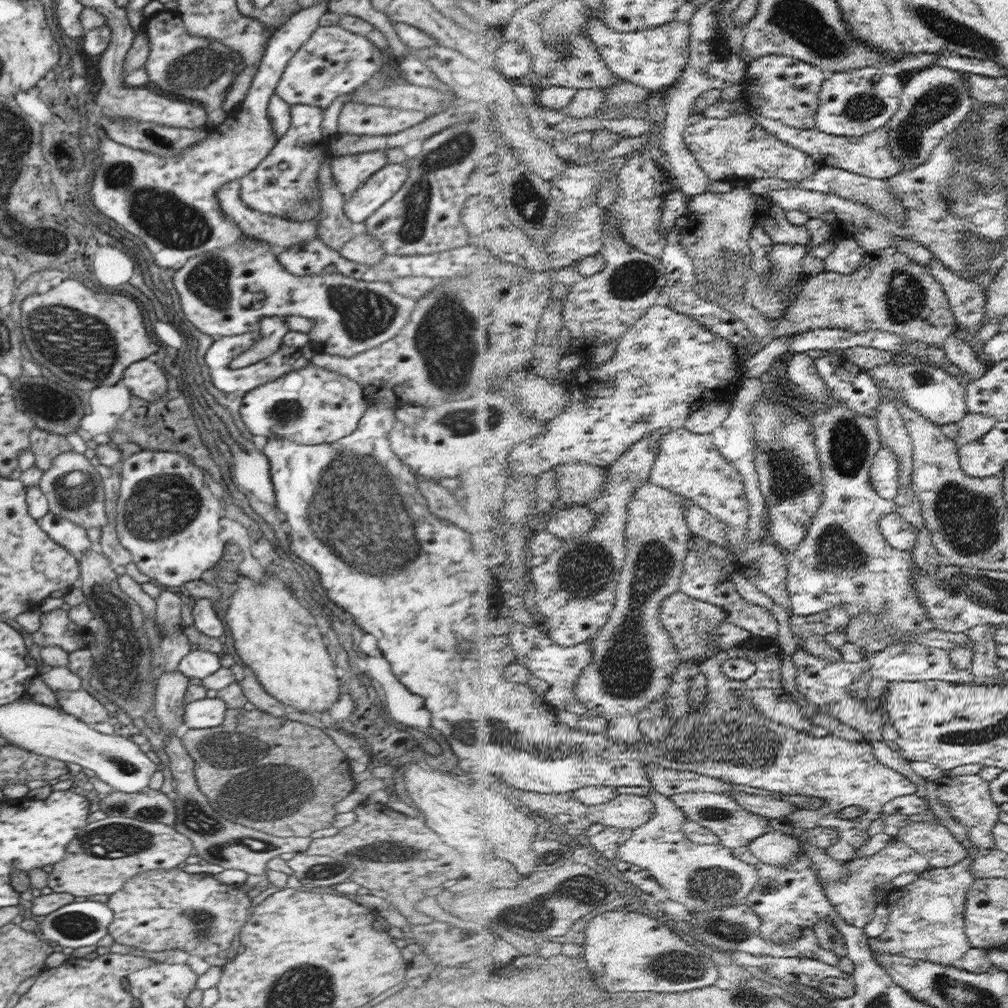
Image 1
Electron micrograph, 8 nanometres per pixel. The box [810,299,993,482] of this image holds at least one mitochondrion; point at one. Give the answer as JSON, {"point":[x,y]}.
{"point":[848,443]}

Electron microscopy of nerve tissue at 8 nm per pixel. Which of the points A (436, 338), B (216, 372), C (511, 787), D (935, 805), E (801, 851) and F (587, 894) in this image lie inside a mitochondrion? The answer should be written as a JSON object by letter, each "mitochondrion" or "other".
{"A":"mitochondrion","B":"other","C":"other","D":"other","E":"other","F":"other"}

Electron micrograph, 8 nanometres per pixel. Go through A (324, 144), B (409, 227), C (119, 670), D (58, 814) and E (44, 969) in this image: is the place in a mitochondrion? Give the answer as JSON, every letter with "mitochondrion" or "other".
{"A":"other","B":"mitochondrion","C":"mitochondrion","D":"other","E":"other"}

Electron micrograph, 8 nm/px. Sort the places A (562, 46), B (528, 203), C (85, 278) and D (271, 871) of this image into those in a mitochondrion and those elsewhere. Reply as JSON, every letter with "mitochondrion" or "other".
{"A":"mitochondrion","B":"mitochondrion","C":"other","D":"other"}

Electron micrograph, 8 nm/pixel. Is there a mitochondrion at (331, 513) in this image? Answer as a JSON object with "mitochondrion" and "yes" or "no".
{"mitochondrion":"yes"}

